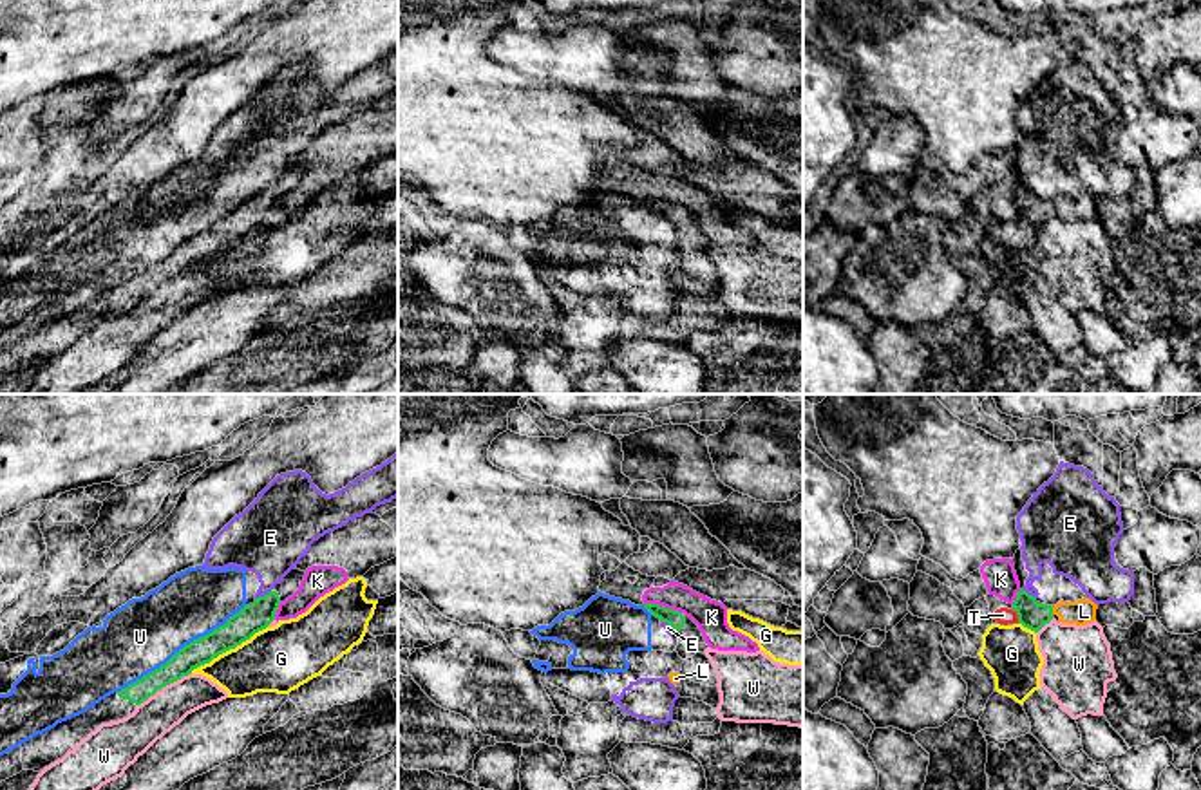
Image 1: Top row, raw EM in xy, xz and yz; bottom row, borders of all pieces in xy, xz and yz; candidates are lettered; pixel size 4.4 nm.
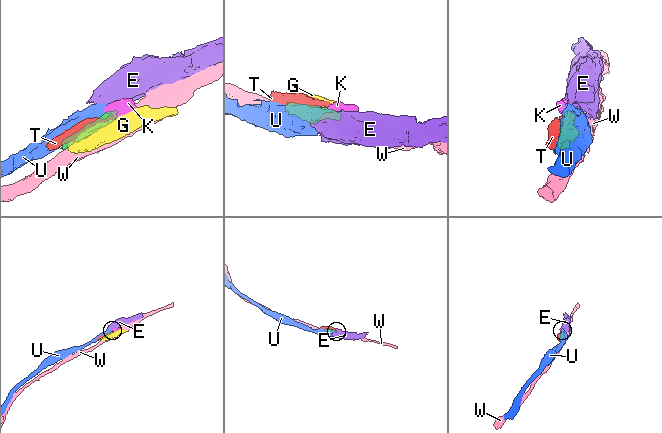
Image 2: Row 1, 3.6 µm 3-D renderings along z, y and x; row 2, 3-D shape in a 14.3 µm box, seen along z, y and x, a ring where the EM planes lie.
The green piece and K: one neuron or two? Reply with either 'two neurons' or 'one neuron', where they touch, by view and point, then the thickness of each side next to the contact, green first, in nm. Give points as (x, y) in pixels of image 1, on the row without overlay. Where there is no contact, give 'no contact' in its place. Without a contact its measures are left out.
two neurons | xz (662, 201) | 80/140 nm

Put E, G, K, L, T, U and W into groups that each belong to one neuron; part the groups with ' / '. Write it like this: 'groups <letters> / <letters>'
groups E U / G / K T / L / W

